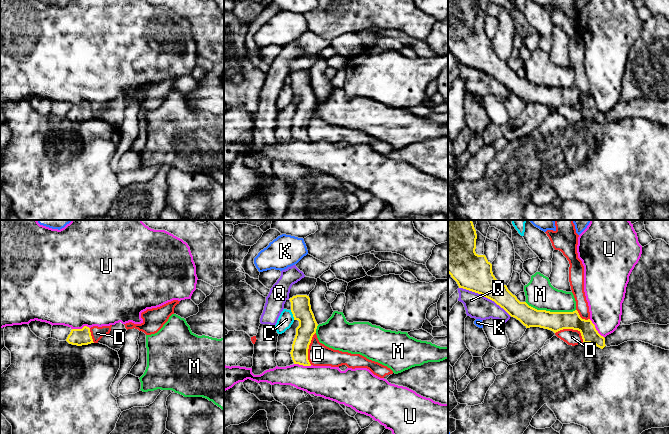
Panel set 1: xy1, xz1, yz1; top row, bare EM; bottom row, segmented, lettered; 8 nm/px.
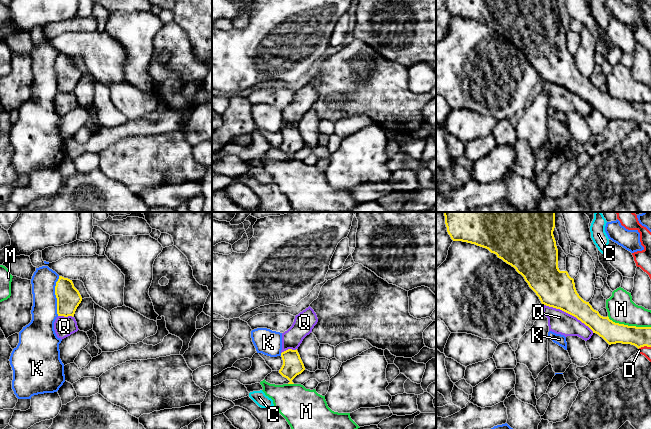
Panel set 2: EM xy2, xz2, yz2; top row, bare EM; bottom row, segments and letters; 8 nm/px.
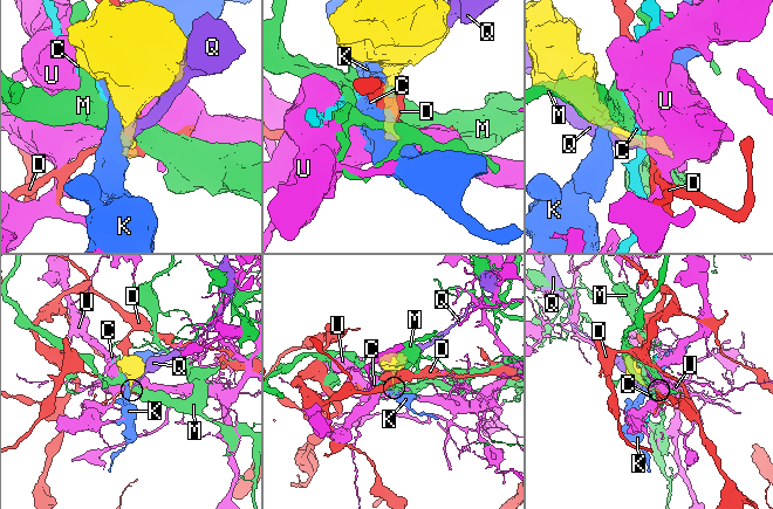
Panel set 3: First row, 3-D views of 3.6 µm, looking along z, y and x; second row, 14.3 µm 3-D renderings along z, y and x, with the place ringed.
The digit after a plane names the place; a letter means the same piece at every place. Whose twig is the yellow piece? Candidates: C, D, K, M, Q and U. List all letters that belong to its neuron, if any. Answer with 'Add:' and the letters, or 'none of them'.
Add: none of them

